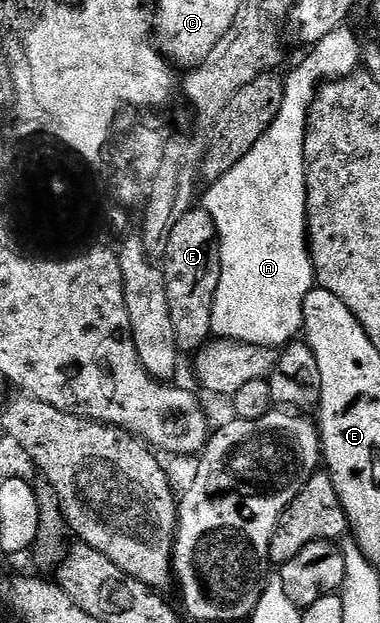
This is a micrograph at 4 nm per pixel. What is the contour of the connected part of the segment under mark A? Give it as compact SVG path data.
M342 26L331 30L331 34L319 38L319 42L312 45L306 52L309 53L290 70L289 76L284 77L283 106L279 106L279 114L275 114L275 122L271 122L271 126L267 126L263 138L259 138L259 142L255 142L255 146L251 146L251 150L247 150L247 154L243 154L243 158L239 162L235 162L235 166L231 166L231 170L227 170L227 174L223 174L218 180L212 181L208 185L209 189L206 192L204 189L203 192L203 200L205 196L203 207L206 212L211 214L211 218L217 227L217 254L221 261L221 273L219 274L219 290L215 290L215 302L211 310L211 326L213 327L213 336L222 340L238 340L255 346L271 346L280 350L296 337L293 336L296 332L298 335L303 328L303 302L315 286L313 263L309 257L309 242L305 226L305 135L307 134L307 118L313 105L313 99L317 96L317 89L322 84L331 80L338 80L344 76L350 76L351 73L362 67L363 44L362 41L357 41L356 34L349 29L349 26Z

